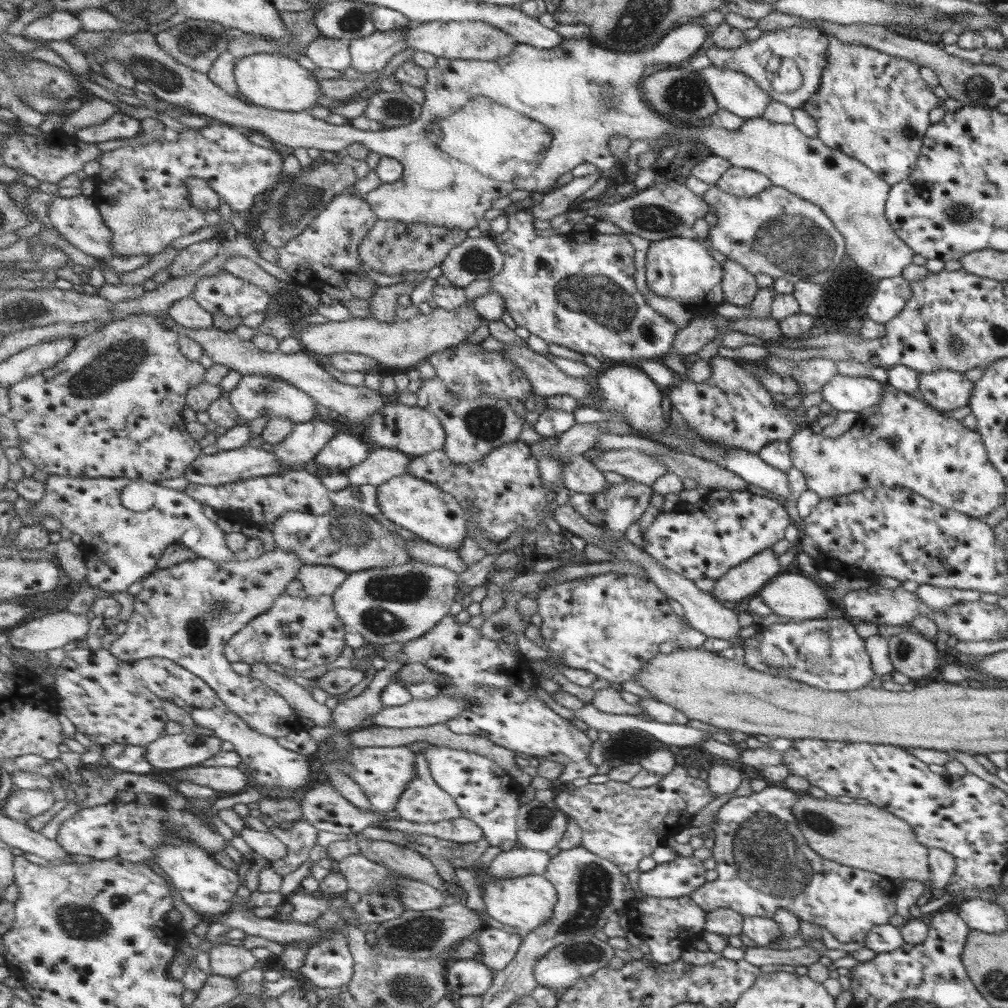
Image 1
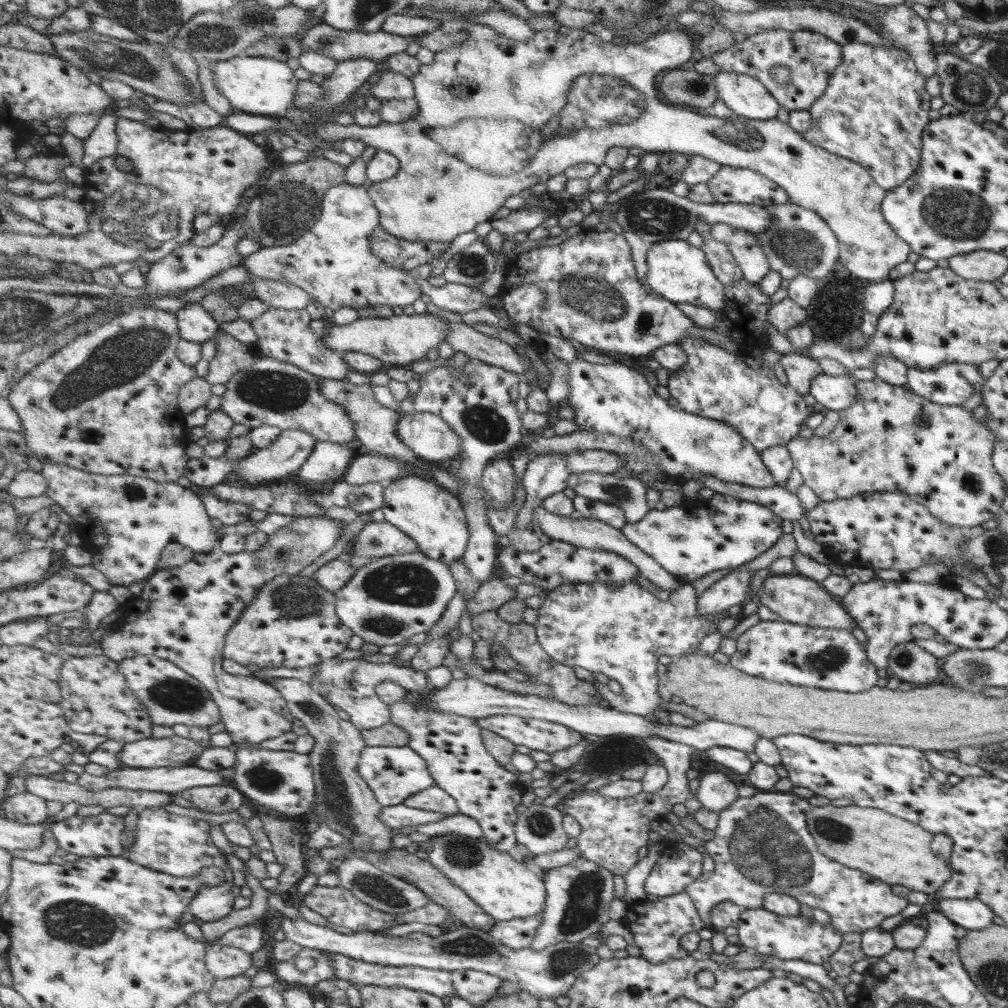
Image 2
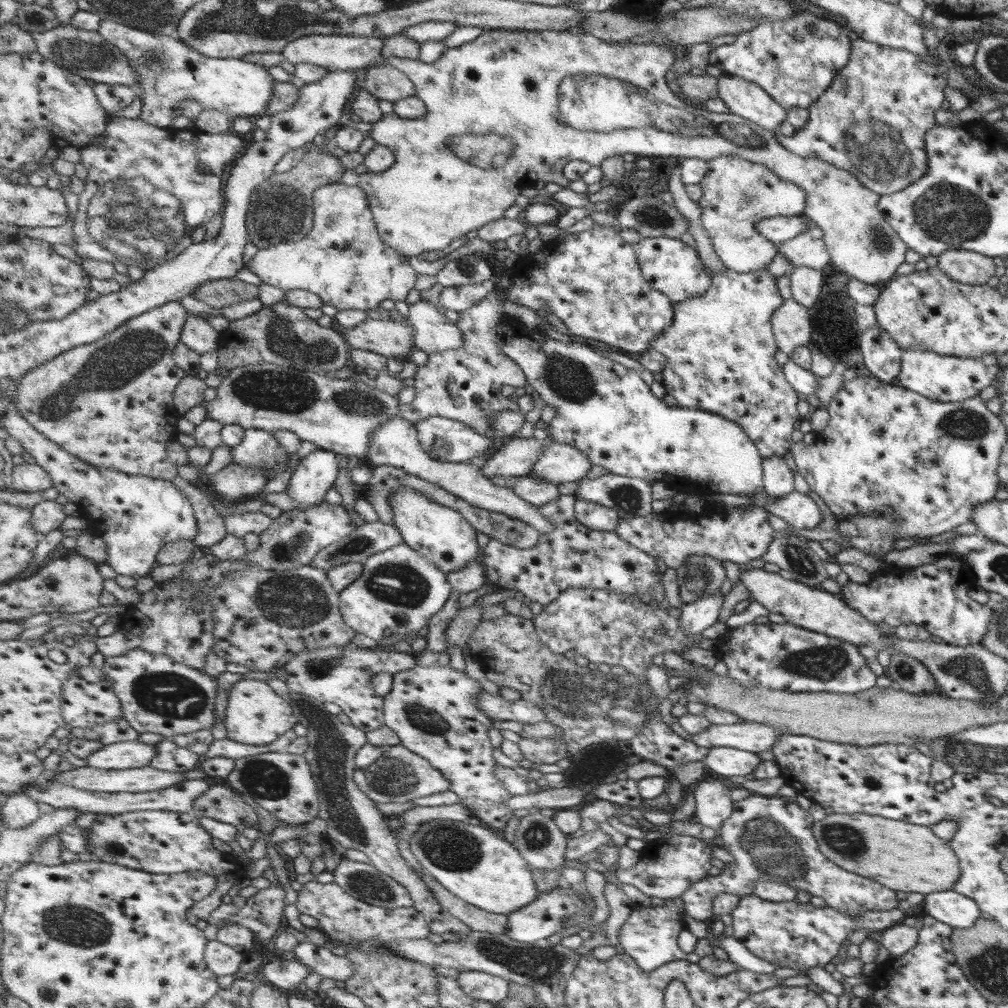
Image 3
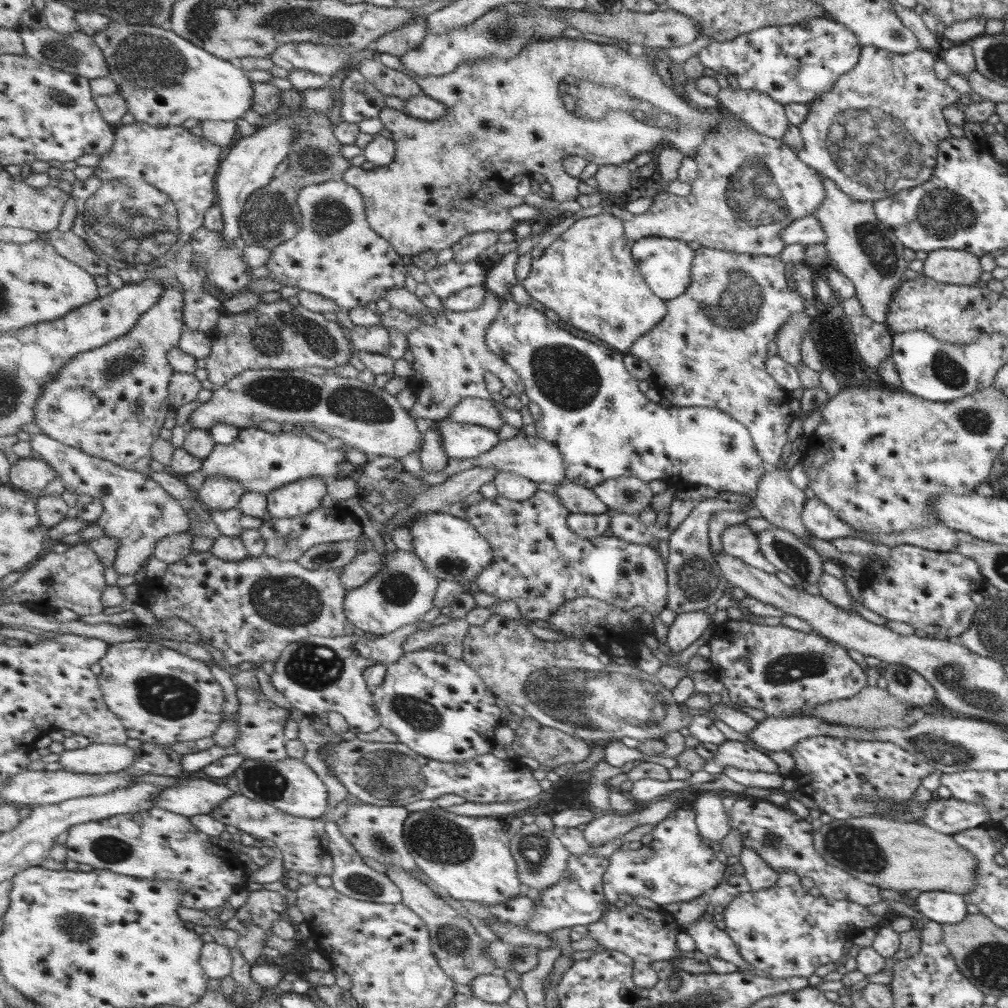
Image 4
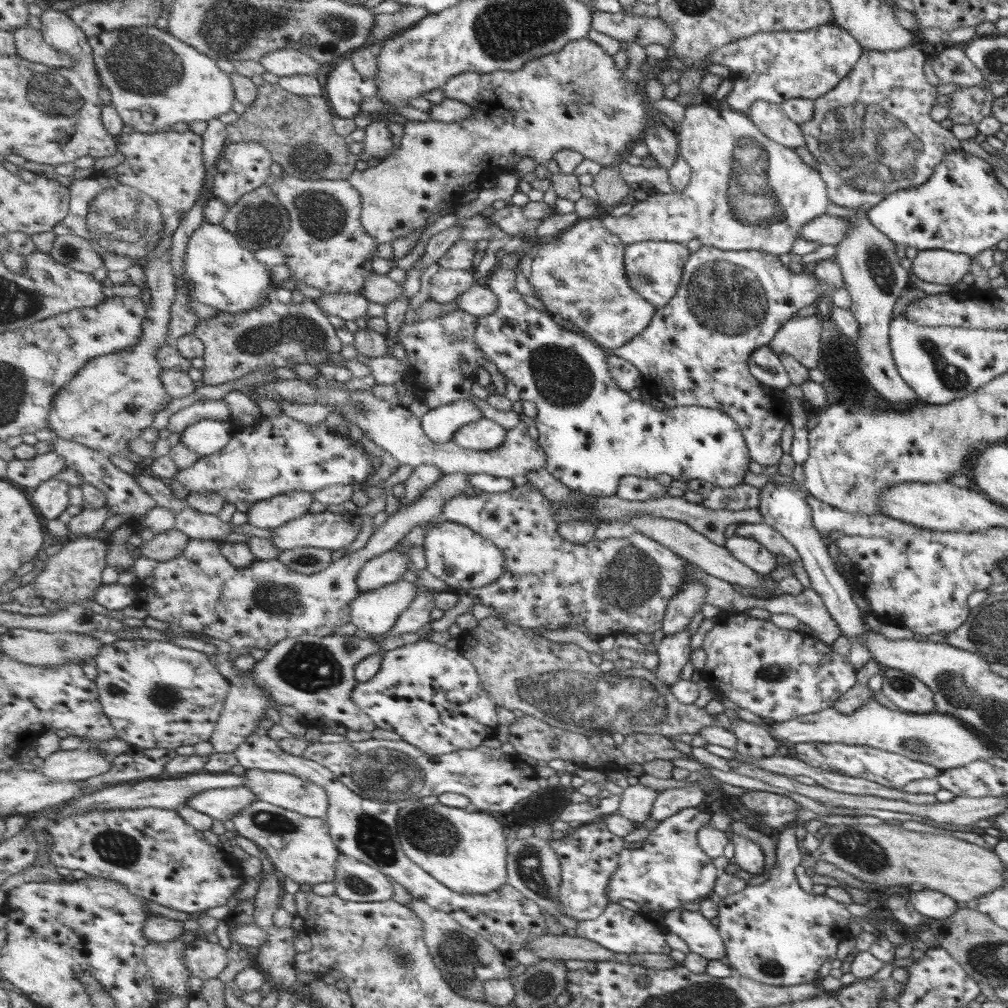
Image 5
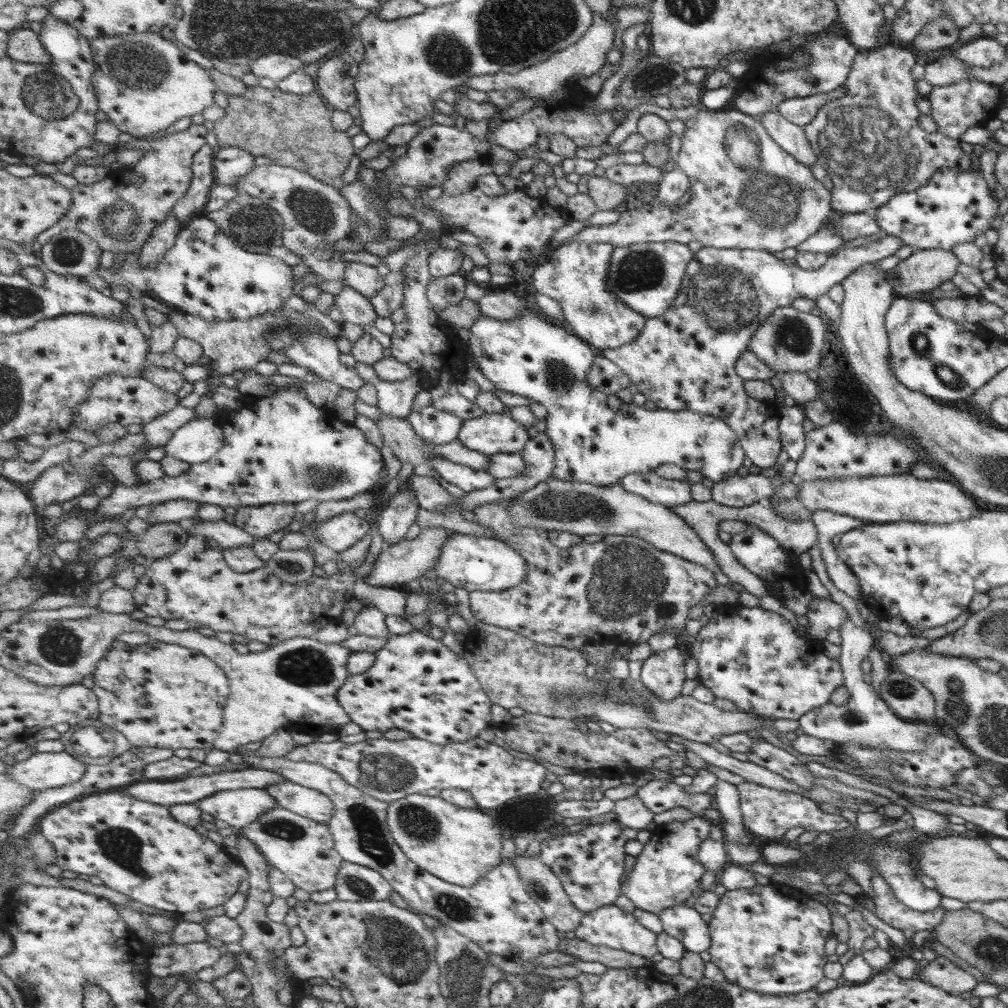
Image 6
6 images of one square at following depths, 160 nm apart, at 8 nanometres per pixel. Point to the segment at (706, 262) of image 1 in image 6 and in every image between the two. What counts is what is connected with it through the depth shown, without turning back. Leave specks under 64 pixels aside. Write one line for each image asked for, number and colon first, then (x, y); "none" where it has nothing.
2: (678, 271)
3: (674, 268)
4: (666, 264)
5: (654, 268)
6: (648, 276)

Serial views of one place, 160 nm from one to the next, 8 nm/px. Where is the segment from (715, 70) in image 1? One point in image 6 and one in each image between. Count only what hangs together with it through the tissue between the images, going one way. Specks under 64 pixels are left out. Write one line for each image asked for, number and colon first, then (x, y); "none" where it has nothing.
2: (744, 96)
3: (742, 98)
4: (765, 116)
5: (768, 117)
6: (790, 137)

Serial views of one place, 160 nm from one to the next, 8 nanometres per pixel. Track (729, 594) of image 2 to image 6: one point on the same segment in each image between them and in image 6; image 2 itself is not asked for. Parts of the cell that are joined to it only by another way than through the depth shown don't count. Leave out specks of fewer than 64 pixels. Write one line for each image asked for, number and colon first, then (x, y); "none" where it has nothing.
3: (697, 616)
4: (687, 628)
5: (674, 651)
6: (664, 673)

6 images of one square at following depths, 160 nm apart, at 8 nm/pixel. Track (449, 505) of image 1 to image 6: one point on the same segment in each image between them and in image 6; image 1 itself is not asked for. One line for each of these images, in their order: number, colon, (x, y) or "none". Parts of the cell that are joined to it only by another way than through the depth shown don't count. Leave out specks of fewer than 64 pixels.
2: (434, 518)
3: (444, 536)
4: (452, 549)
5: (461, 557)
6: (476, 563)

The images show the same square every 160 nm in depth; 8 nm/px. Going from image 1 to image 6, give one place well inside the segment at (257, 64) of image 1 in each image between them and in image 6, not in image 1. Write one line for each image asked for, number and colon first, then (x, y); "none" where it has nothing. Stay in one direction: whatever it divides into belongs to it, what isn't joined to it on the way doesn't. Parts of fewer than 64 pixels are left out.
2: (259, 85)
3: (171, 72)
4: (165, 79)
5: (155, 80)
6: (145, 83)

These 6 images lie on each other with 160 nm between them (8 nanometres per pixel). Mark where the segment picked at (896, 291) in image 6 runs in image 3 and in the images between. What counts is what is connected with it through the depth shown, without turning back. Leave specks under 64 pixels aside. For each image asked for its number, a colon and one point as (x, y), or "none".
3: (966, 267)
4: (946, 266)
5: (939, 266)

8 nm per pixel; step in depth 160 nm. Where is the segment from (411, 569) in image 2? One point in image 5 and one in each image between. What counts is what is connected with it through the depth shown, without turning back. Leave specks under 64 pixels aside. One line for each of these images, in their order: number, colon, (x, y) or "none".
3: (399, 591)
4: (404, 591)
5: (376, 612)

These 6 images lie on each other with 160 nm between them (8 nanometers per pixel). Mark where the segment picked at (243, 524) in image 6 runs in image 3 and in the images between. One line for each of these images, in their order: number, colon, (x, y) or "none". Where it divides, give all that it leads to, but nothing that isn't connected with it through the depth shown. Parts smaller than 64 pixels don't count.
3: (317, 473)
4: (297, 499)
5: (269, 514)

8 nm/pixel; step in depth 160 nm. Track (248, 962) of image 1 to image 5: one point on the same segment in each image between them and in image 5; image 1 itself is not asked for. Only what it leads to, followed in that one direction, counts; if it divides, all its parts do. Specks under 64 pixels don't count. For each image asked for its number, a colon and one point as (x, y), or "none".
2: (224, 961)
3: (223, 960)
4: (217, 960)
5: (205, 960)

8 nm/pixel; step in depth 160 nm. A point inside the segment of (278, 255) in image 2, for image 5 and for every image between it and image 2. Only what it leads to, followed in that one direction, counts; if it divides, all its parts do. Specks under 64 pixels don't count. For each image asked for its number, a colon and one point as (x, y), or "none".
3: (345, 260)
4: (337, 254)
5: (327, 247)

